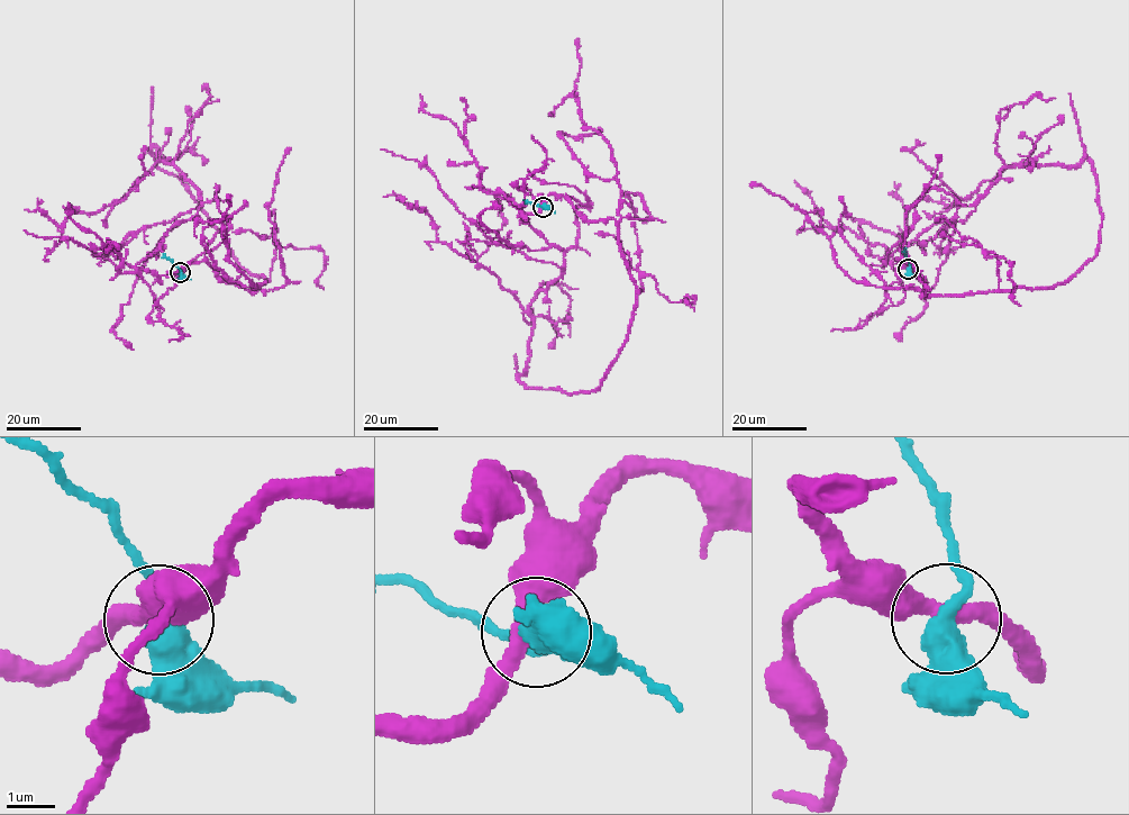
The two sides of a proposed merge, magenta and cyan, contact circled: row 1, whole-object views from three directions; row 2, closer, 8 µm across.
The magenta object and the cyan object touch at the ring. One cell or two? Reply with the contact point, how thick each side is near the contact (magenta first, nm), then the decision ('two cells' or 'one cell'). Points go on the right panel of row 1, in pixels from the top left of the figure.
at (908, 269); 360 nm thick on the magenta side, 480 nm on the other; one cell

